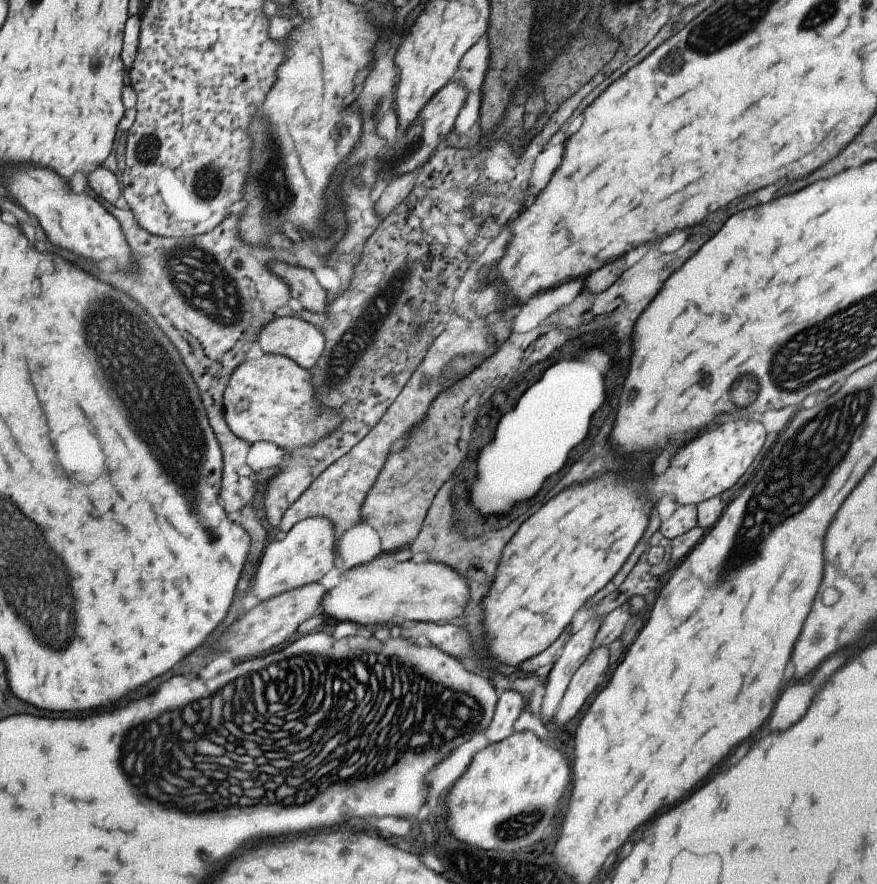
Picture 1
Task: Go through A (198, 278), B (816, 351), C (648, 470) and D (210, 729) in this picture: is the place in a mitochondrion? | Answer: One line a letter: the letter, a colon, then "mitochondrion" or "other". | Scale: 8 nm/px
A: mitochondrion
B: mitochondrion
C: other
D: mitochondrion

